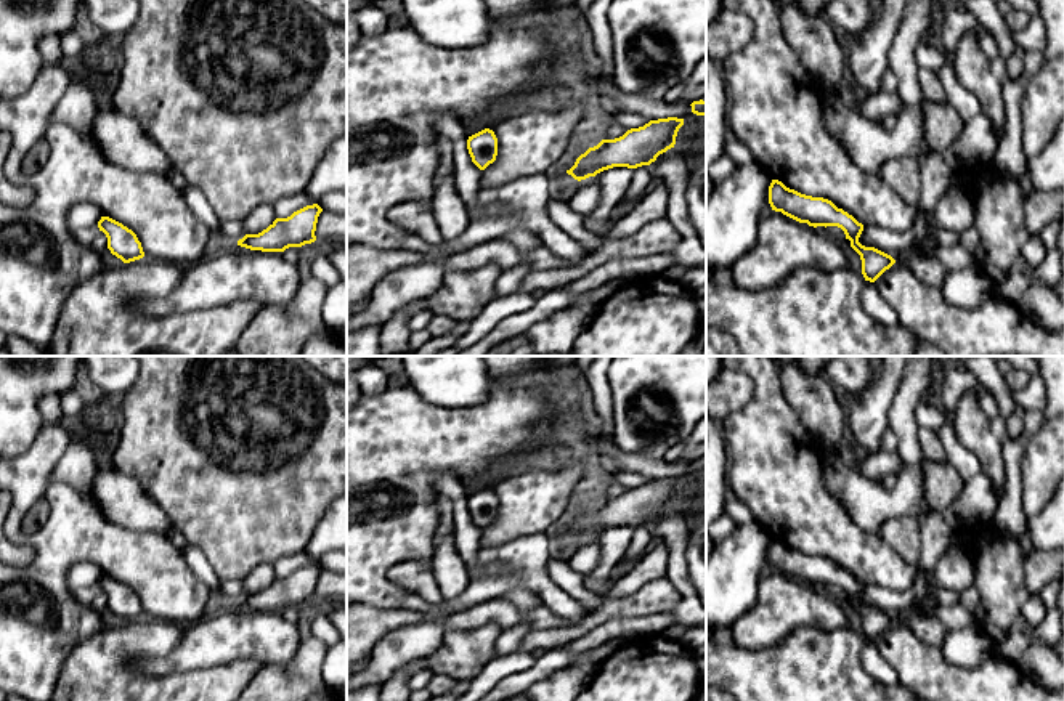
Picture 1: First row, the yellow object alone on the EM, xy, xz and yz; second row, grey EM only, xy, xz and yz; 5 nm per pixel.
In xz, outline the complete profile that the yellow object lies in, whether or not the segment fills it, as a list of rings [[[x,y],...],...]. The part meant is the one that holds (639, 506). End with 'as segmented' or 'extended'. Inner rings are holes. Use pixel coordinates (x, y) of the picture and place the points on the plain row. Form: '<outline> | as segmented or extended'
[[[658,478],[644,486],[631,488],[619,497],[602,499],[581,513],[567,533],[581,541],[613,526],[650,525],[660,513],[674,507],[682,484],[684,478]]] | as segmented

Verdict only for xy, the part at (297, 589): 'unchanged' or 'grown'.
unchanged

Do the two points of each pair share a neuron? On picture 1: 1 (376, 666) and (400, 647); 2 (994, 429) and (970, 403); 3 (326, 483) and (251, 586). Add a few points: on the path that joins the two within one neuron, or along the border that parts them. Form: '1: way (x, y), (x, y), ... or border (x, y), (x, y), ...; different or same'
1: way (382, 663), (393, 652); same
2: way (986, 425), (971, 411); same
3: border (272, 563), (259, 563), (241, 579); different

